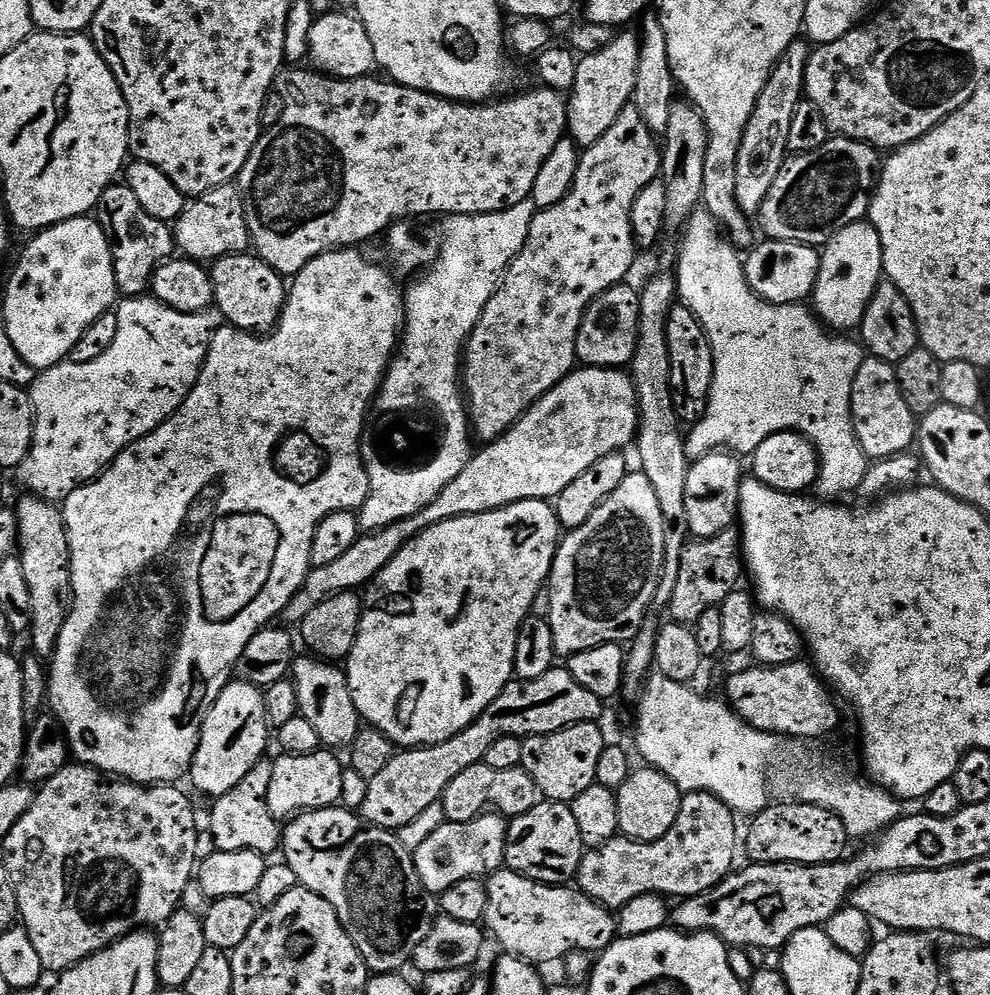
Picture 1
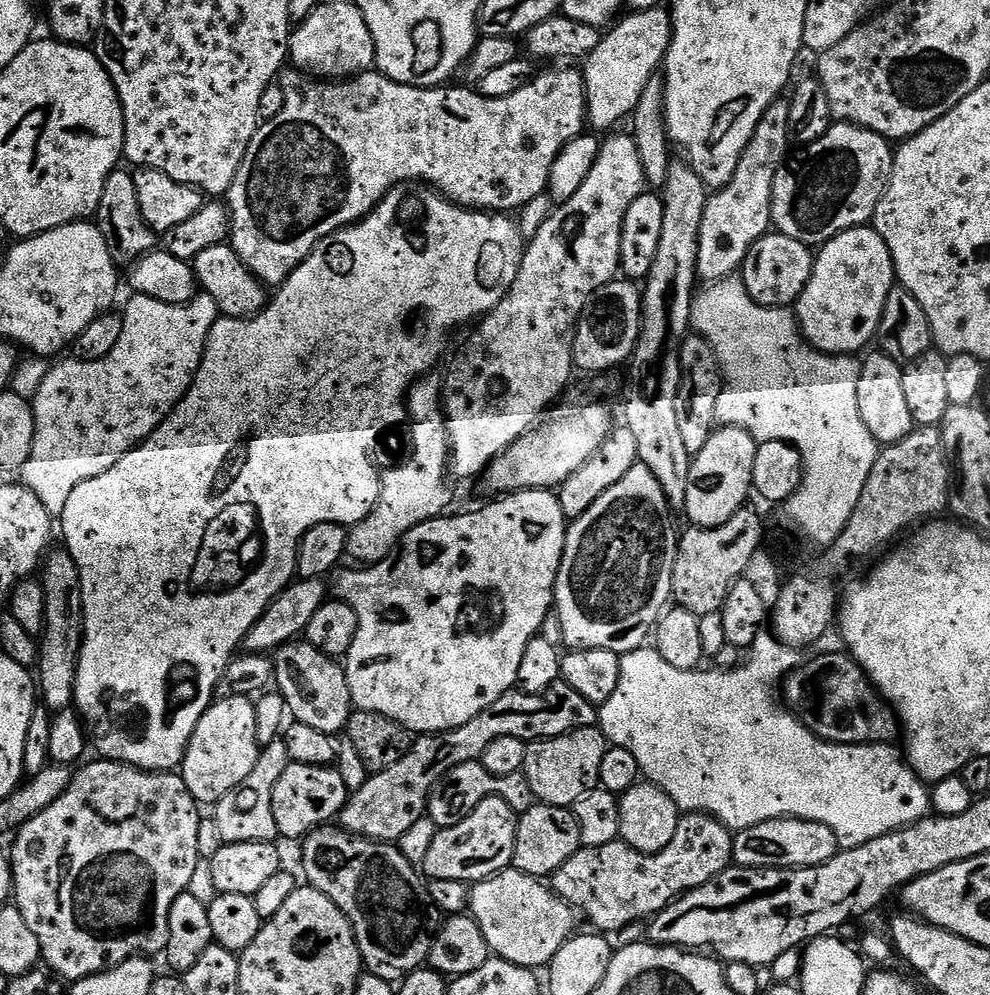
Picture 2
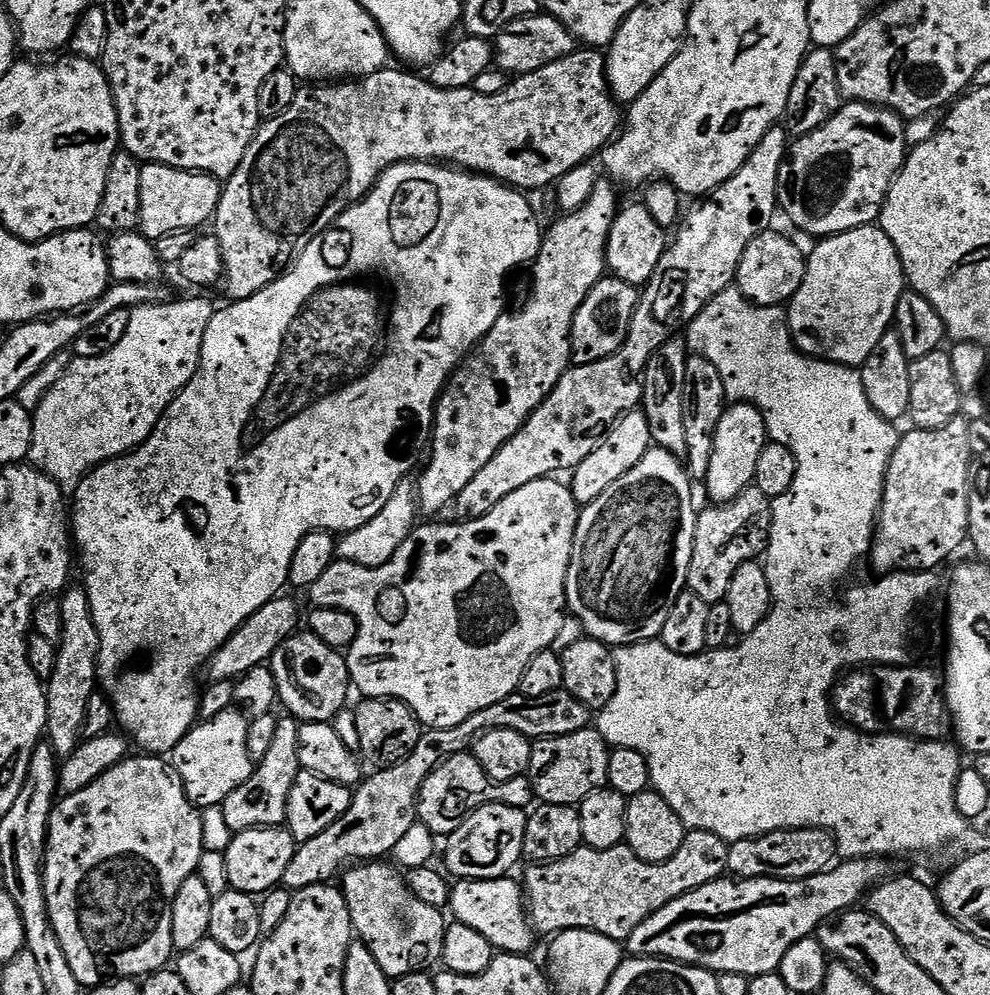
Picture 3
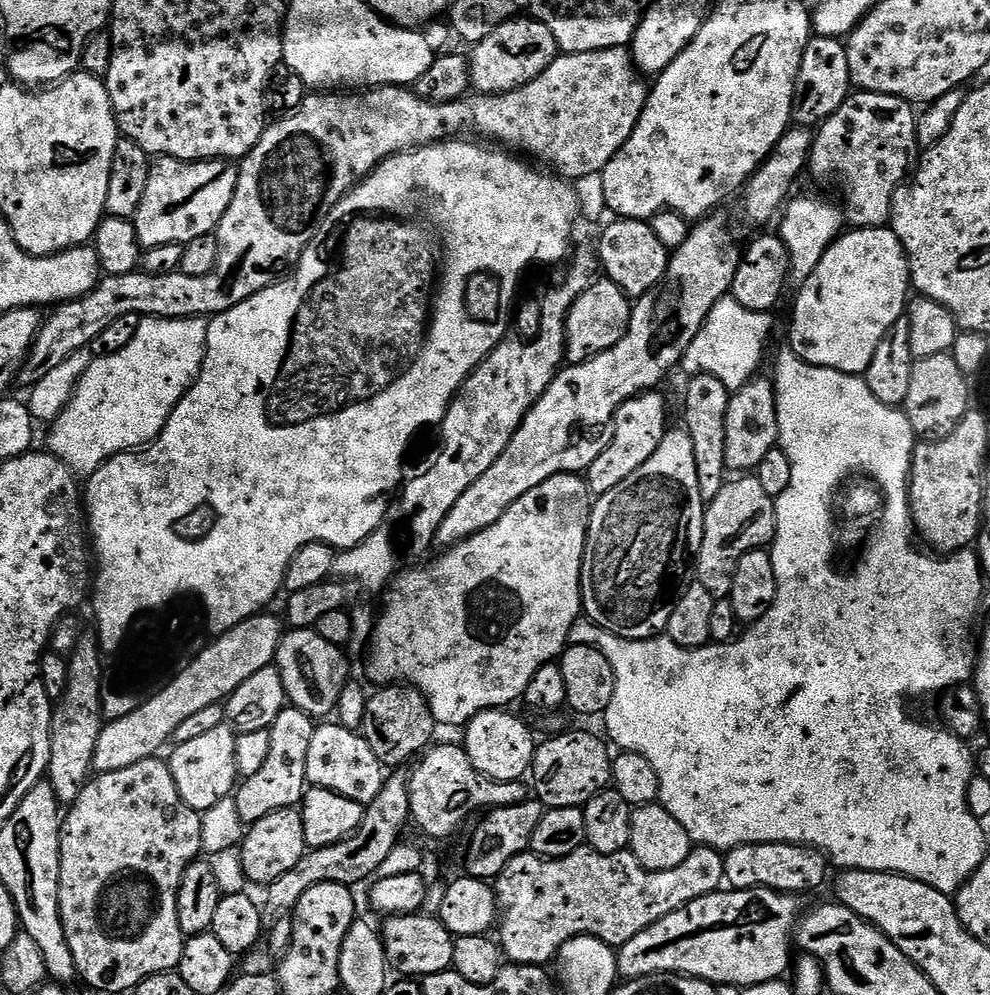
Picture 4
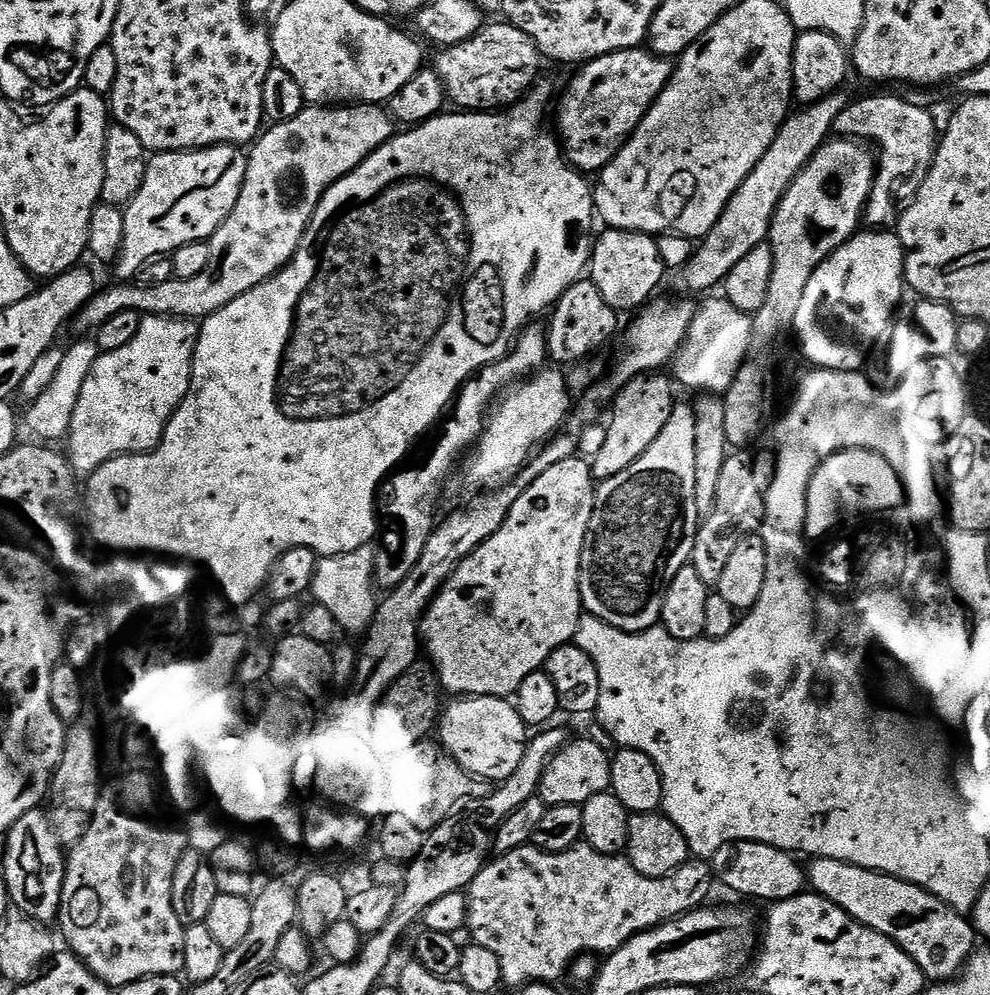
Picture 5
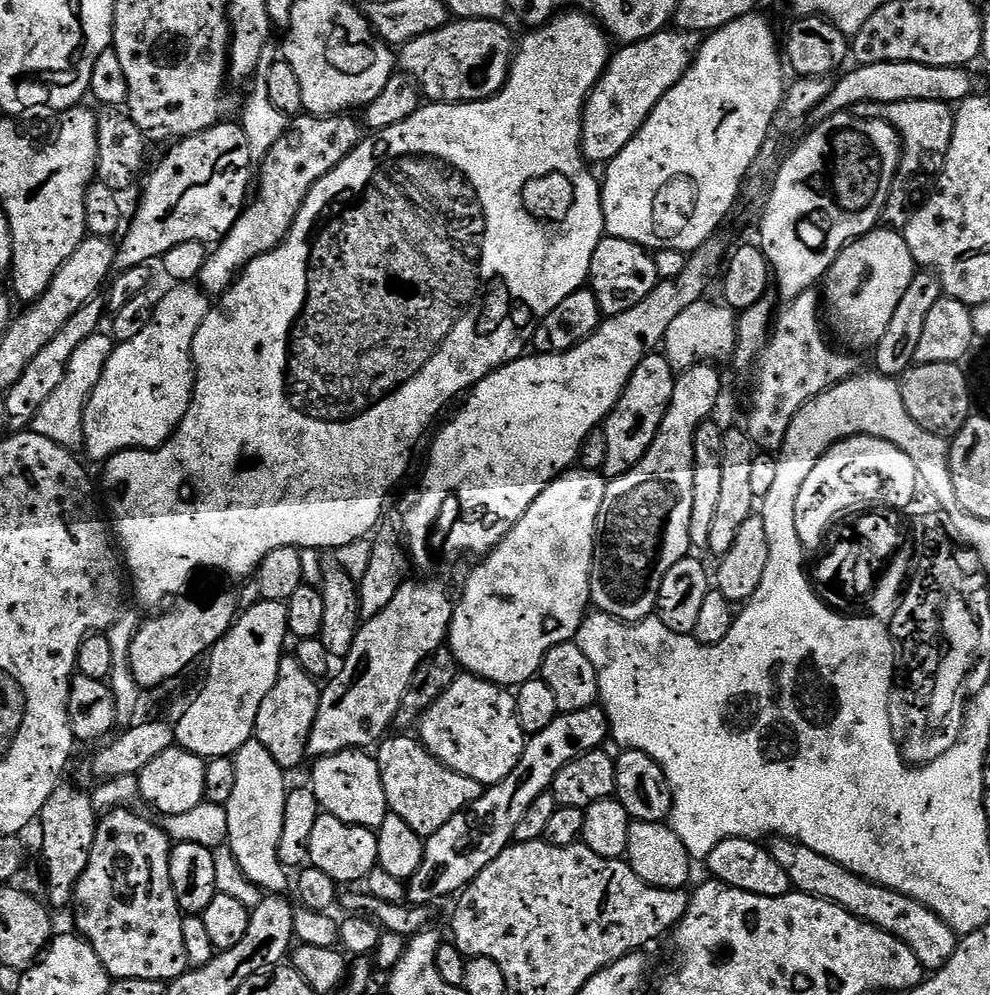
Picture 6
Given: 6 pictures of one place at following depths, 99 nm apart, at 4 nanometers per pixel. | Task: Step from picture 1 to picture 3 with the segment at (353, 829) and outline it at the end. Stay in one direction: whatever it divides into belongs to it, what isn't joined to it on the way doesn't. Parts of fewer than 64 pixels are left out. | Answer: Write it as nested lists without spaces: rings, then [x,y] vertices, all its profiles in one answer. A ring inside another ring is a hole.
[[[364,862],[359,866],[349,867],[343,873],[342,891],[346,898],[346,906],[350,910],[353,933],[369,948],[389,978],[431,969],[431,964],[441,963],[444,954],[446,920],[440,917],[443,916],[441,909],[422,902],[422,898],[418,898],[408,889],[408,881],[399,867],[384,863],[388,862]]]

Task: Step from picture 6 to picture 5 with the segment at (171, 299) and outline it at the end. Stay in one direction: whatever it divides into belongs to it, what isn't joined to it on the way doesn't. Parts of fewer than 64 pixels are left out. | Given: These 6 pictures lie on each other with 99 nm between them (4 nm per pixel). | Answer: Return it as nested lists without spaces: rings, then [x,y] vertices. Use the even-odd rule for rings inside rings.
[[[145,315],[142,326],[138,326],[138,334],[134,334],[122,350],[101,352],[90,374],[86,374],[86,383],[82,386],[82,394],[78,394],[78,406],[74,406],[74,418],[66,437],[66,455],[77,473],[91,474],[116,456],[151,452],[160,445],[169,418],[190,390],[192,359],[199,336],[195,319]]]

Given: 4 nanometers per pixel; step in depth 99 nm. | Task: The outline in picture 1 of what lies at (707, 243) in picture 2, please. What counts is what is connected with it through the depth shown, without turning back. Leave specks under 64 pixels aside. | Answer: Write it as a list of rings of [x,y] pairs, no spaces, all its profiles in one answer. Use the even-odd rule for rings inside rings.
[[[797,38],[774,66],[762,94],[758,94],[754,114],[750,114],[750,122],[746,126],[742,146],[738,150],[736,197],[738,206],[743,212],[759,213],[762,202],[766,202],[766,194],[770,194],[770,186],[774,186],[774,178],[778,178],[785,159],[789,155],[790,122],[794,118],[794,110],[805,95],[804,79],[809,51],[809,41]]]

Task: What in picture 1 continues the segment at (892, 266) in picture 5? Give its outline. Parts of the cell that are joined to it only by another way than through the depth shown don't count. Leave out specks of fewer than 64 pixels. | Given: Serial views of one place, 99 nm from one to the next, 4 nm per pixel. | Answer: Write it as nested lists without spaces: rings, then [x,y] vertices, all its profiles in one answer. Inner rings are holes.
[[[871,222],[851,224],[838,230],[820,252],[818,282],[810,297],[816,315],[829,329],[840,334],[851,333],[851,328],[852,331],[859,329],[866,306],[883,276],[882,242]]]

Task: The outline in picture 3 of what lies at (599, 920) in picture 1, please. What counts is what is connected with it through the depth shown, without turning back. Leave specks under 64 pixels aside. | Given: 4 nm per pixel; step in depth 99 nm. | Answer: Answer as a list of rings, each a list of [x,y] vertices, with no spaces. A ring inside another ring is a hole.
[[[499,876],[496,880],[457,879],[456,884],[451,885],[450,912],[456,915],[453,916],[455,923],[470,926],[470,930],[478,930],[478,934],[482,934],[482,938],[486,938],[493,949],[528,954],[533,951],[534,929],[532,921],[528,919],[521,881],[512,879],[508,876]]]

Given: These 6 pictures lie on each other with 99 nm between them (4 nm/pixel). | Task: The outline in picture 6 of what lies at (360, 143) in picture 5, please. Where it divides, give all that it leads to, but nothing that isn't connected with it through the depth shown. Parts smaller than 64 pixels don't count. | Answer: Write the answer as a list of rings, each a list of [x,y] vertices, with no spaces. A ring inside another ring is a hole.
[[[301,114],[291,121],[290,127],[278,142],[268,151],[268,155],[263,157],[261,166],[258,168],[258,184],[260,180],[260,193],[245,207],[240,217],[234,222],[234,226],[224,235],[224,239],[219,241],[209,251],[206,266],[202,266],[199,287],[209,294],[223,294],[232,287],[237,276],[244,271],[246,265],[254,258],[258,258],[267,252],[273,252],[288,236],[288,231],[292,229],[294,218],[306,202],[306,194],[310,194],[312,187],[317,184],[338,162],[342,162],[352,151],[360,145],[362,131],[360,124],[356,120],[351,120],[351,115],[337,114],[335,116],[310,116]]]

